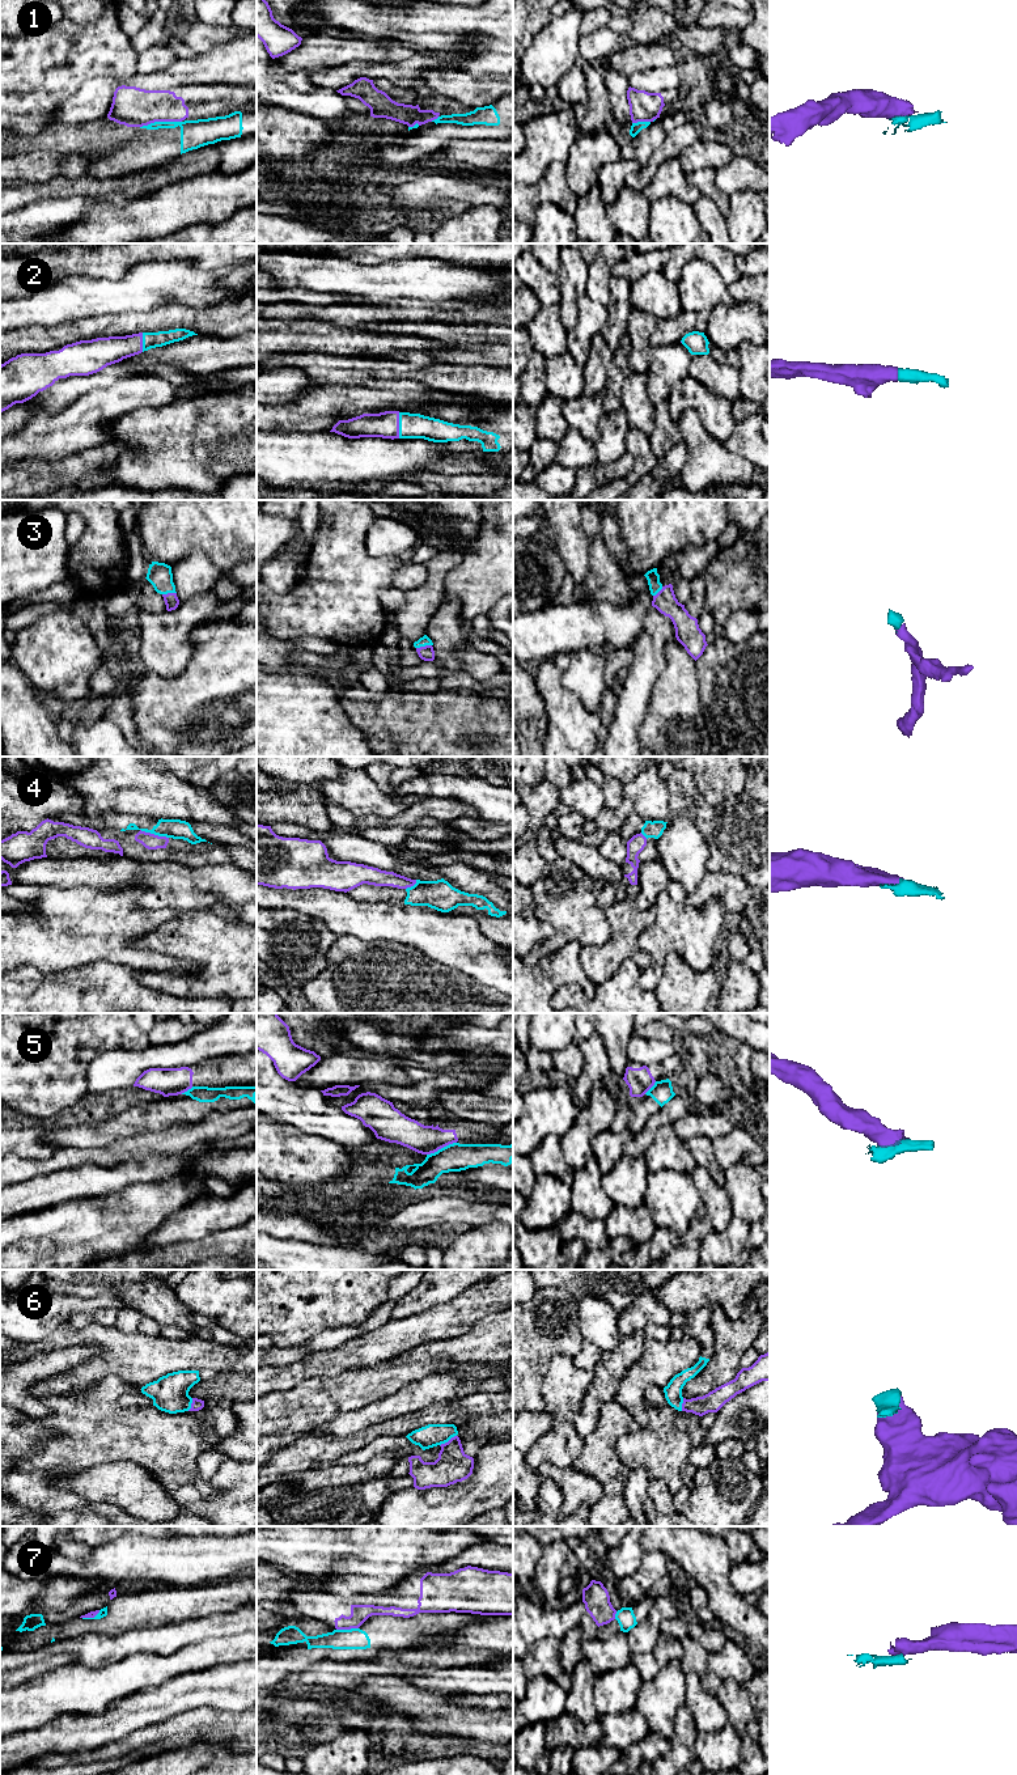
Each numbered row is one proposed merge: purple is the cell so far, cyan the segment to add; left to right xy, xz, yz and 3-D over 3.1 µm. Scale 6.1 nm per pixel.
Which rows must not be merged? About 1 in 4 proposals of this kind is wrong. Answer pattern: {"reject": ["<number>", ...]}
{"reject": ["1", "4", "5", "7"]}

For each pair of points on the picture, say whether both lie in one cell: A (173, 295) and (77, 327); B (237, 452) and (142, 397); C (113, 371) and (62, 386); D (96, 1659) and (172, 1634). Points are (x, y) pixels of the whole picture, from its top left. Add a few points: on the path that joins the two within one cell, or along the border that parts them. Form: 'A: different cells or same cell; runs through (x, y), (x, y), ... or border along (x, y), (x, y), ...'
A: different cells; border along (136, 312), (102, 313), (92, 317)
B: different cells; border along (176, 399), (159, 407), (139, 407), (128, 412)
C: same cell; runs through (100, 380), (75, 386)
D: same cell; runs through (114, 1648), (138, 1640), (153, 1640)

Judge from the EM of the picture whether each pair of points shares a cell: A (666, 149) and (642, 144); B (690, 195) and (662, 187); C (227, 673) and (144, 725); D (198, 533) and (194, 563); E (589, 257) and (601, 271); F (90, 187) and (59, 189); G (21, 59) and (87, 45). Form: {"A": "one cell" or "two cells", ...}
{"A": "two cells", "B": "one cell", "C": "one cell", "D": "two cells", "E": "two cells", "F": "one cell", "G": "one cell"}

